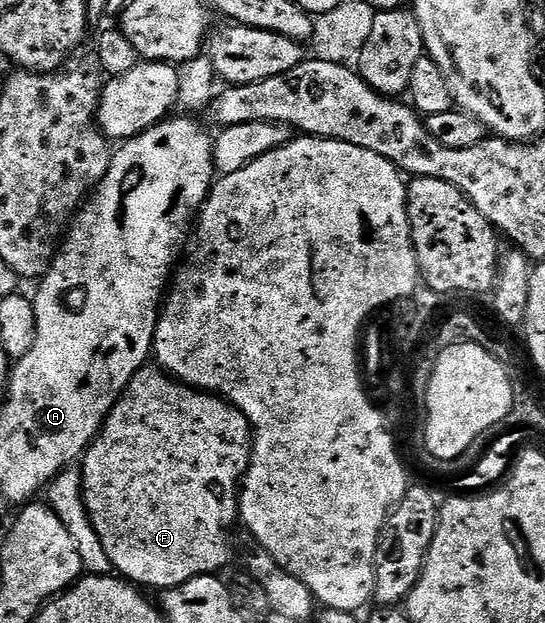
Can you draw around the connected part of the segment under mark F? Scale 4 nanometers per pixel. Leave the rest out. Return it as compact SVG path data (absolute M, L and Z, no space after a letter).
M147 366L139 371L129 381L127 389L120 396L118 402L111 407L107 421L103 423L98 436L91 441L91 447L81 457L83 505L87 508L88 518L91 520L91 526L97 534L97 538L101 540L101 546L105 548L105 554L109 556L112 569L122 579L136 586L142 586L144 589L159 588L158 590L176 588L198 576L210 576L218 573L220 571L218 568L225 567L231 560L231 536L227 531L237 524L239 515L237 493L250 458L247 419L237 409L231 407L230 403L214 393L188 388L174 377L168 376L166 372L156 370L154 367Z

